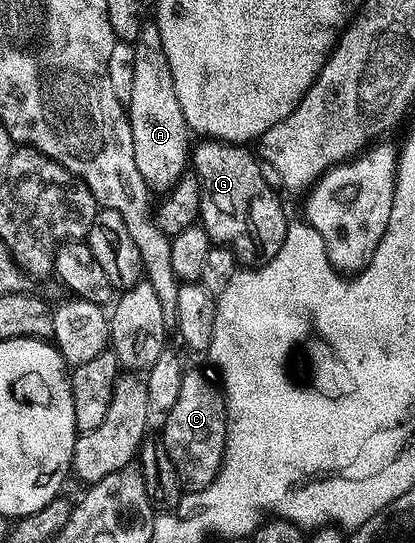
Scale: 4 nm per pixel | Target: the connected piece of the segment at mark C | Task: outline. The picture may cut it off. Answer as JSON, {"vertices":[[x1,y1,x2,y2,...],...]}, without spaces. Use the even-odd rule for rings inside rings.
{"vertices":[[188,368,181,379,181,392,177,403,168,409,163,421,161,440,173,467,179,476,179,484,189,493,196,493,213,483,223,465,223,452,227,443,227,398,199,369]]}

